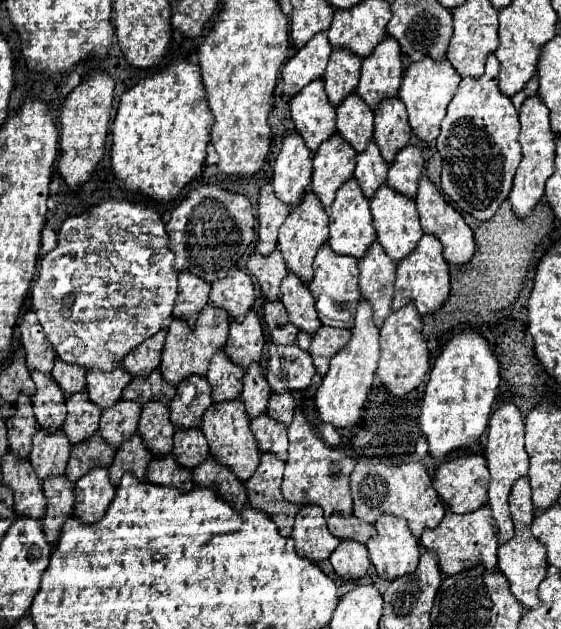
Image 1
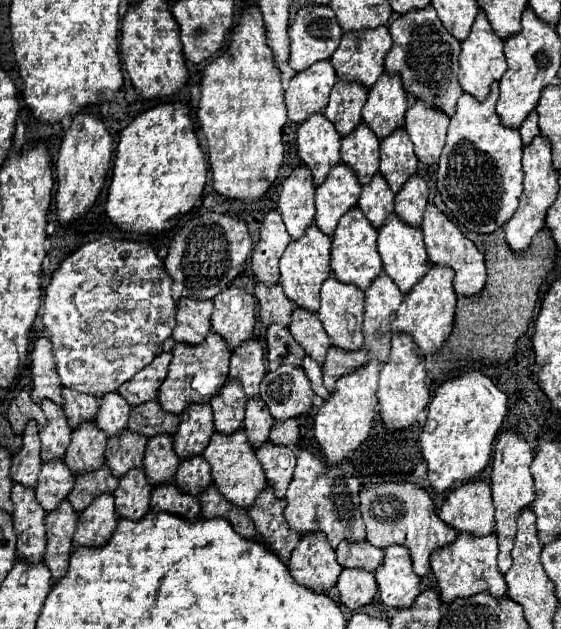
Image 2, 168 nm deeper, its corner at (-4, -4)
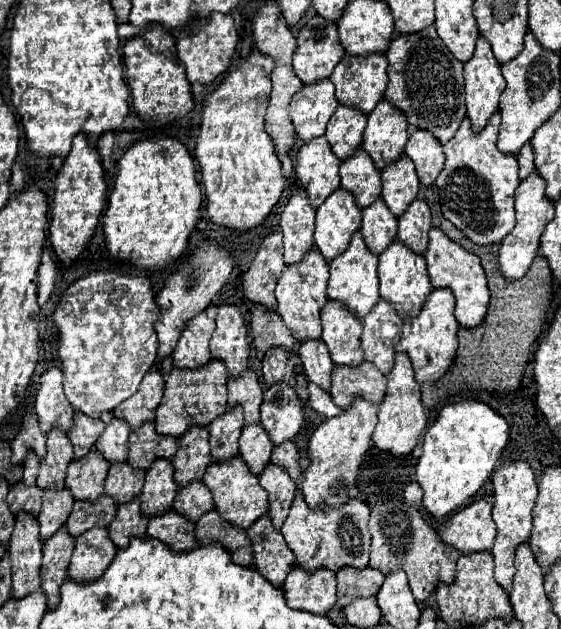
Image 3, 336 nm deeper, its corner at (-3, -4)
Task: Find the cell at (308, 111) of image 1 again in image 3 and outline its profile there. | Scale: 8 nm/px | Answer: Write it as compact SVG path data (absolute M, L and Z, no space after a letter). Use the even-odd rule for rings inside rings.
M316 136L298 150L296 176L308 192L312 208L318 208L318 204L340 186L338 166L340 158L332 152L326 136Z

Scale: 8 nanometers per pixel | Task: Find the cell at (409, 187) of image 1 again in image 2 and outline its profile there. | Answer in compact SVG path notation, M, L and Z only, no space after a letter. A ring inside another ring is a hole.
M411 176L403 190L395 196L395 214L409 226L421 226L423 212L427 206L427 184L419 176Z

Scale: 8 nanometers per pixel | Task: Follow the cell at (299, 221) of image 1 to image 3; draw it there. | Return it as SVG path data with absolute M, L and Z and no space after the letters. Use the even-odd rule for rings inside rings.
M312 248L306 252L306 256L296 262L288 264L278 278L276 284L276 312L282 316L284 324L292 330L296 340L308 340L308 338L320 338L322 326L320 326L320 310L324 302L328 300L326 296L326 286L328 286L328 260Z

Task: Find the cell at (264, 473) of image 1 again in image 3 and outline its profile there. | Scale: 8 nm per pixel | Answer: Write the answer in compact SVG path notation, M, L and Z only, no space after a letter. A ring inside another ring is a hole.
M266 512L264 516L260 516L248 530L246 534L252 540L252 548L254 548L254 564L260 568L260 572L264 572L264 576L276 584L282 586L284 584L284 576L294 568L296 564L296 556L294 552L288 548L288 544L284 542L282 532L278 532L272 524L272 520L268 518L270 514Z

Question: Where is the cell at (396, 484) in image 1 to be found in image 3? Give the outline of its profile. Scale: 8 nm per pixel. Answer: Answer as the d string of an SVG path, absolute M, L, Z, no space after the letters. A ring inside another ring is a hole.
M404 500L376 502L370 506L368 528L372 534L370 564L374 568L380 568L384 574L388 574L388 570L398 570L404 566L416 602L424 602L432 594L432 590L436 590L436 584L440 580L448 584L454 580L456 560L460 552L440 540L436 530L422 518L416 506L408 506Z

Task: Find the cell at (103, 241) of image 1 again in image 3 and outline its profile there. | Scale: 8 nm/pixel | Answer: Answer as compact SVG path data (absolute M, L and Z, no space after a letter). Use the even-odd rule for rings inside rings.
M92 270L74 280L60 296L52 320L60 332L58 356L64 372L64 392L74 410L86 416L100 418L102 412L112 412L120 402L130 398L144 374L154 366L158 356L158 334L154 324L160 320L162 308L156 304L154 290L142 274L126 274L118 270Z

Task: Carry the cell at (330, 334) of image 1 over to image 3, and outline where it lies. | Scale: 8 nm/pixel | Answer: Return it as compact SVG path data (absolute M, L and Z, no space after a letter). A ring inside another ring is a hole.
M362 362L354 366L334 366L330 396L340 408L352 402L352 396L364 396L374 404L380 404L386 392L386 376L380 374L374 364Z

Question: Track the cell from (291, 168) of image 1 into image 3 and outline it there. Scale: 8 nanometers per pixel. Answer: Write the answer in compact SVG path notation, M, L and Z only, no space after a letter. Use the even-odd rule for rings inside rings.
M304 190L290 196L280 214L280 228L284 234L284 262L294 264L314 246L314 208Z

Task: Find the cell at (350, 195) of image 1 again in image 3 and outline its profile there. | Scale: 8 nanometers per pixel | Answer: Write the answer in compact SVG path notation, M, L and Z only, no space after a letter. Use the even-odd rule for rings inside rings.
M360 230L354 232L348 248L340 256L330 260L328 298L344 302L348 306L348 310L352 310L360 318L364 314L368 314L372 310L372 306L380 300L380 294L378 294L378 256L368 250Z

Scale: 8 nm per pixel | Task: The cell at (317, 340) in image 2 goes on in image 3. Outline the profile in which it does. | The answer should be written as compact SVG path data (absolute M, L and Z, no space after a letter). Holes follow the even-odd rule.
M302 340L298 346L298 356L304 364L304 374L310 382L318 384L324 390L330 390L330 372L334 362L322 340Z

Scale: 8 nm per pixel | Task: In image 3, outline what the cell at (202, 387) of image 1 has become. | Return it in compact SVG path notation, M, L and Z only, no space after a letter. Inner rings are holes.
M200 424L190 426L188 432L178 438L178 452L172 458L172 464L176 468L174 478L178 484L202 480L206 464L212 462L208 438L208 428Z

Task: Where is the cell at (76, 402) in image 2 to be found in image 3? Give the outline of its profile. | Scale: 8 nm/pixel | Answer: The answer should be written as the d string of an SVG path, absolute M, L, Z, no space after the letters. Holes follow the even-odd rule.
M76 410L74 424L68 430L68 438L74 444L74 458L82 458L96 444L100 432L104 430L104 422L100 418L90 418Z

